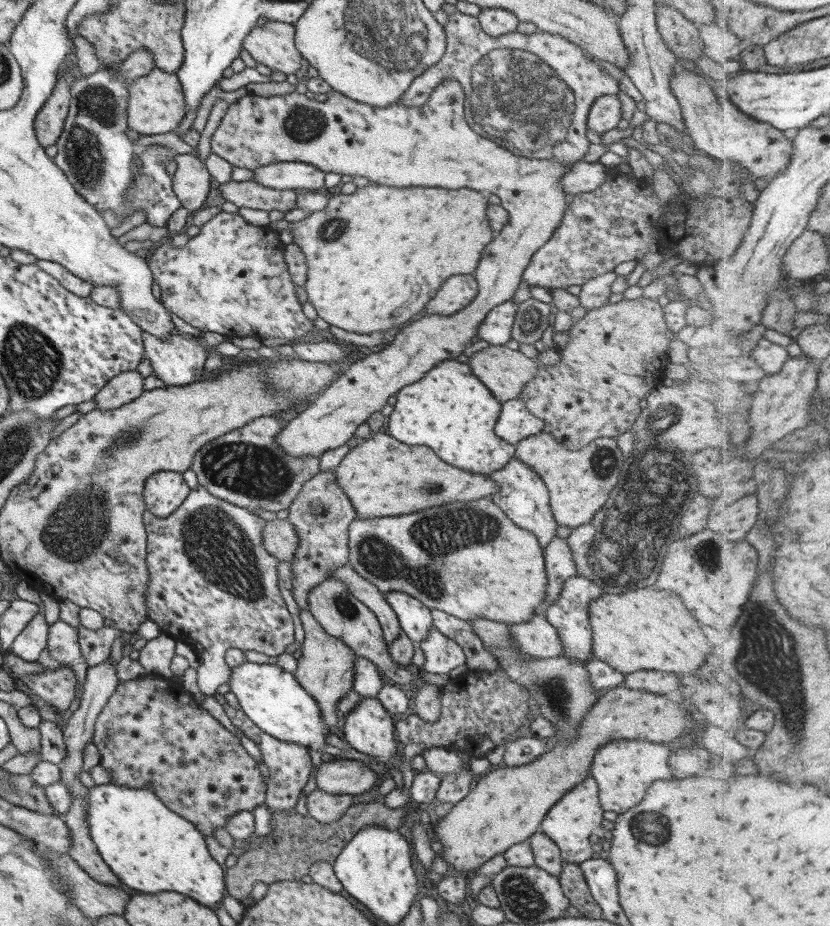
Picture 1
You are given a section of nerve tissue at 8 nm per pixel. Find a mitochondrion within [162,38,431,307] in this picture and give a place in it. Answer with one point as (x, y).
(302, 124)

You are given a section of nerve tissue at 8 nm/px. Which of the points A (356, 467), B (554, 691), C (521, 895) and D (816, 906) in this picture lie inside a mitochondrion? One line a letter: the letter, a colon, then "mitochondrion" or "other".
A: other
B: mitochondrion
C: mitochondrion
D: other

